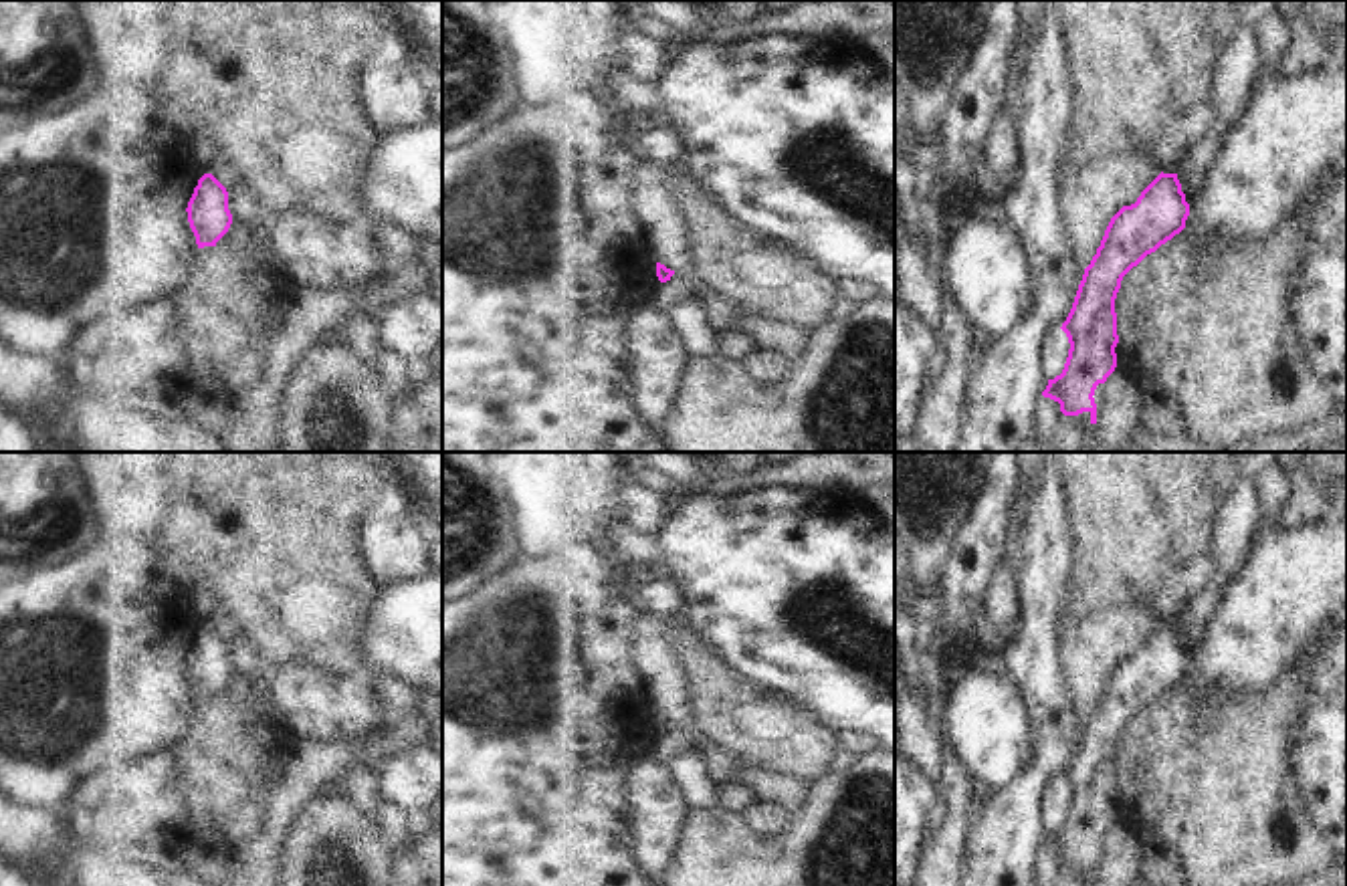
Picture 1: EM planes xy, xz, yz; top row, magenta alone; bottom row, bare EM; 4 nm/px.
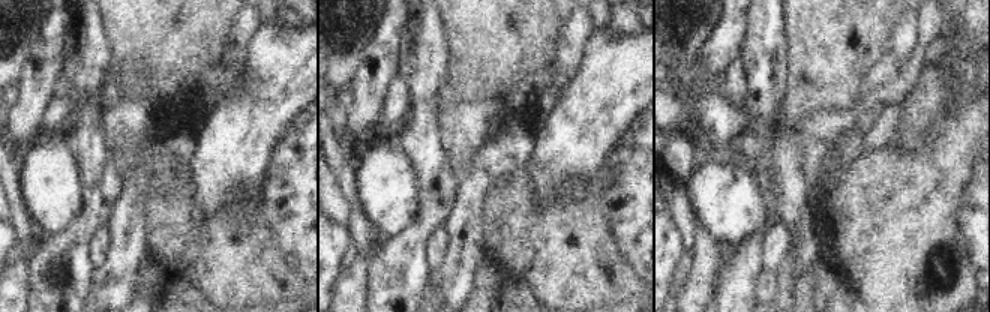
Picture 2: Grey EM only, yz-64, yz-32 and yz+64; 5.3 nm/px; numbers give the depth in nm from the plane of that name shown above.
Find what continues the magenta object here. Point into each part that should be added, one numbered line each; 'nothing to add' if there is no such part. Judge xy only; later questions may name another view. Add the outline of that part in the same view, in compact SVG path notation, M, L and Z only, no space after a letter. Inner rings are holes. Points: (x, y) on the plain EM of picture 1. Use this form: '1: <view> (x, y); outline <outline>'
nothing to add

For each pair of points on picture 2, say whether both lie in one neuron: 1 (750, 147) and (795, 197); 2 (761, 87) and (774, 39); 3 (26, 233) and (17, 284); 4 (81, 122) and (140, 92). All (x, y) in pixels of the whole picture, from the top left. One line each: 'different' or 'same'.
1: different
2: same
3: same
4: different

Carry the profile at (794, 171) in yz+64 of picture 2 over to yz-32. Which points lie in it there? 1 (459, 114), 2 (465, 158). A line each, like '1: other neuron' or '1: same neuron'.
1: same neuron
2: same neuron

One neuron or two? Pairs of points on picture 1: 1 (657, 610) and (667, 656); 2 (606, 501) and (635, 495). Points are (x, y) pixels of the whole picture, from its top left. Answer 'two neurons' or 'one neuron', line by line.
1: two neurons
2: two neurons

